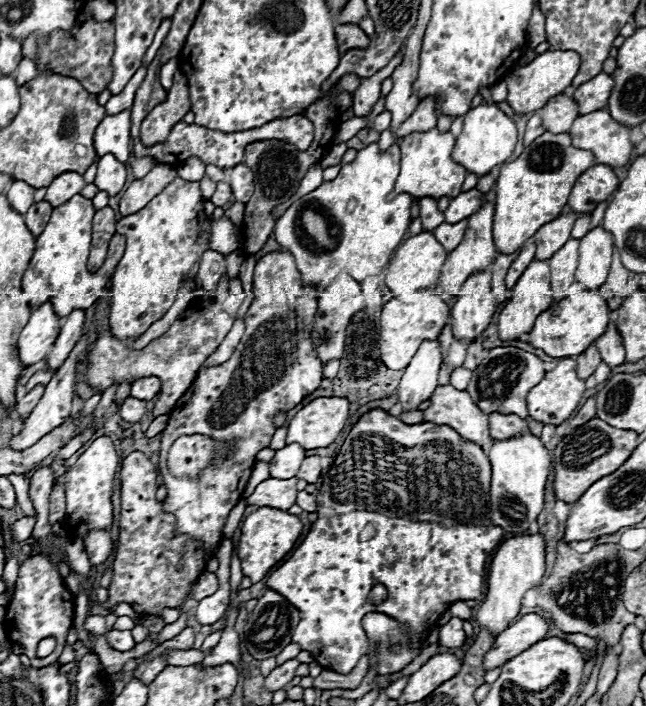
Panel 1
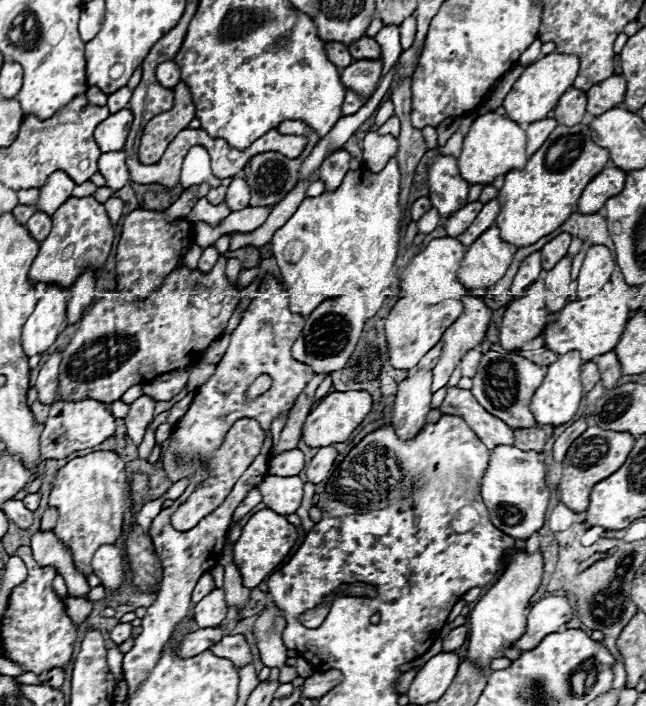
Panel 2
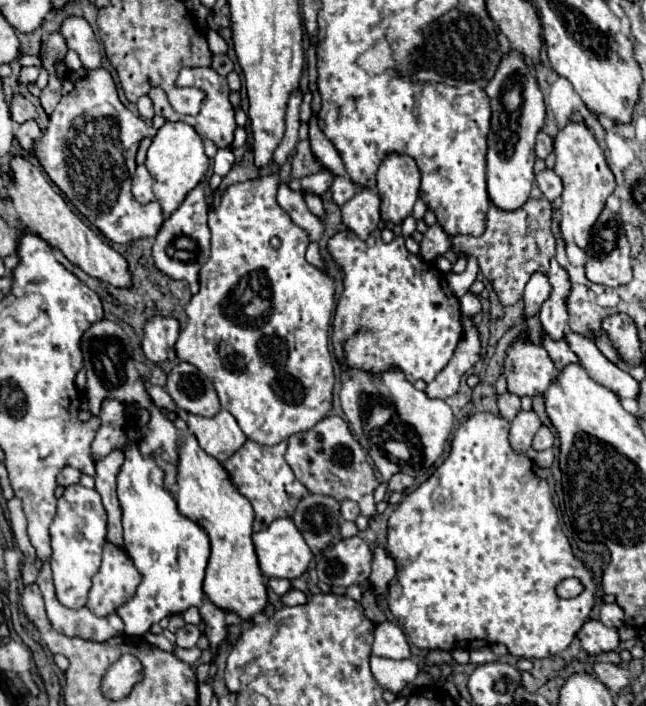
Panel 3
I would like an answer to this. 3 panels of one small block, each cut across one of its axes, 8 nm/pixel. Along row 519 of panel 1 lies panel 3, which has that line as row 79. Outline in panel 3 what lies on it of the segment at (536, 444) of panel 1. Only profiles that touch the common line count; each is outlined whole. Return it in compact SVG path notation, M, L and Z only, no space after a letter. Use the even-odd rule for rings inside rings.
M510 50L506 58L502 58L494 78L486 86L486 94L492 104L492 120L488 132L488 154L486 154L486 176L488 176L488 196L490 200L504 208L514 210L520 208L532 190L534 184L534 142L536 134L544 126L546 110L544 96L532 74L534 64L524 60L524 56L516 50Z

